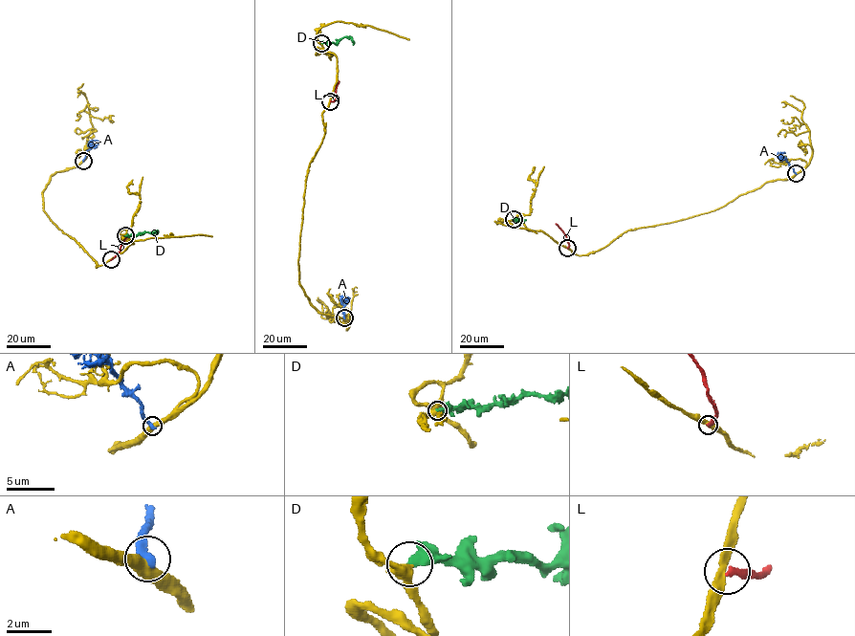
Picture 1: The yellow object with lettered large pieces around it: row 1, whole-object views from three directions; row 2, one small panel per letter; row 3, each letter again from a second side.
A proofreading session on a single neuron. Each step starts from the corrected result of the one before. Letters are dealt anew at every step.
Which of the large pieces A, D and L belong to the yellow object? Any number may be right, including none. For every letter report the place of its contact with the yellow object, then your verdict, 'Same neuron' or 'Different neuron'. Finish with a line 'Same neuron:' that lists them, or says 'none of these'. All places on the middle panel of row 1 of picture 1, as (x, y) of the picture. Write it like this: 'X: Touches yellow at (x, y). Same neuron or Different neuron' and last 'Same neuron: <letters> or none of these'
A: Touches yellow at (344, 318). Different neuron
D: Touches yellow at (321, 43). Same neuron
L: Touches yellow at (330, 101). Different neuron
Same neuron: D

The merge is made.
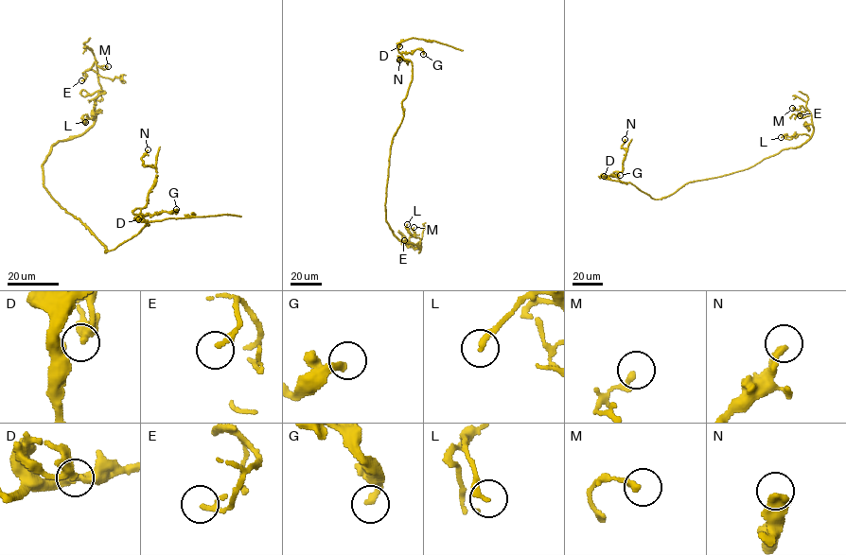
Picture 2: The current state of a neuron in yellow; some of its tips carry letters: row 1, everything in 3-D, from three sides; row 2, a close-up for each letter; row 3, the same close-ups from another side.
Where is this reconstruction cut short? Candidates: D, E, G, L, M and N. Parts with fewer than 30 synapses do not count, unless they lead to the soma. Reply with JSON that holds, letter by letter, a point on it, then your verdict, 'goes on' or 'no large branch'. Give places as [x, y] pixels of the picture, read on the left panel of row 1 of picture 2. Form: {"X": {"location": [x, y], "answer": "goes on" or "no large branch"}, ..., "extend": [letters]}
{"D": {"location": [138, 219], "answer": "no large branch"}, "E": {"location": [81, 80], "answer": "no large branch"}, "G": {"location": [176, 209], "answer": "no large branch"}, "L": {"location": [85, 122], "answer": "no large branch"}, "M": {"location": [108, 66], "answer": "no large branch"}, "N": {"location": [148, 149], "answer": "no large branch"}, "extend": []}

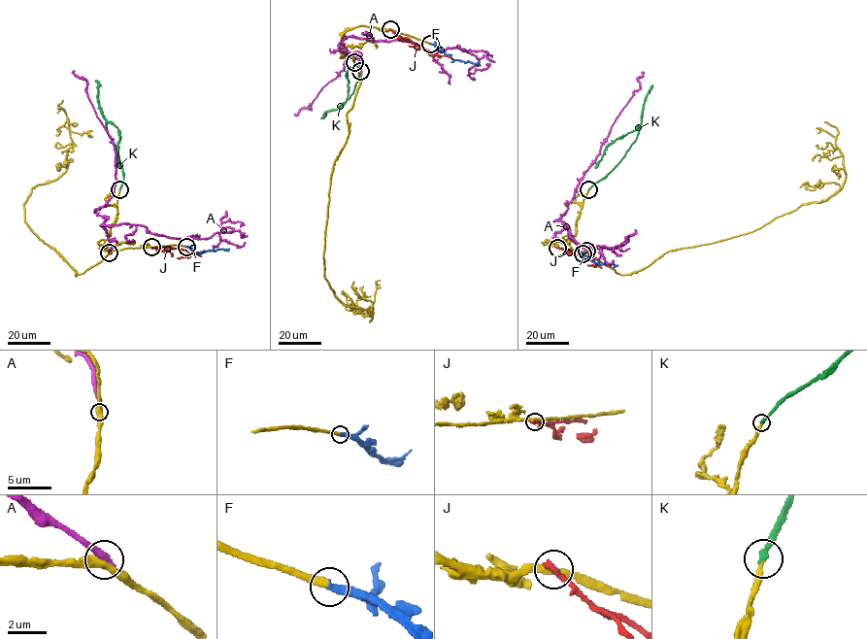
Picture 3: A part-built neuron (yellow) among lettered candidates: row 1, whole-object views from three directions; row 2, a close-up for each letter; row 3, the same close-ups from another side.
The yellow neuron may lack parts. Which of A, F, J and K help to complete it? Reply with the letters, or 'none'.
F, K

